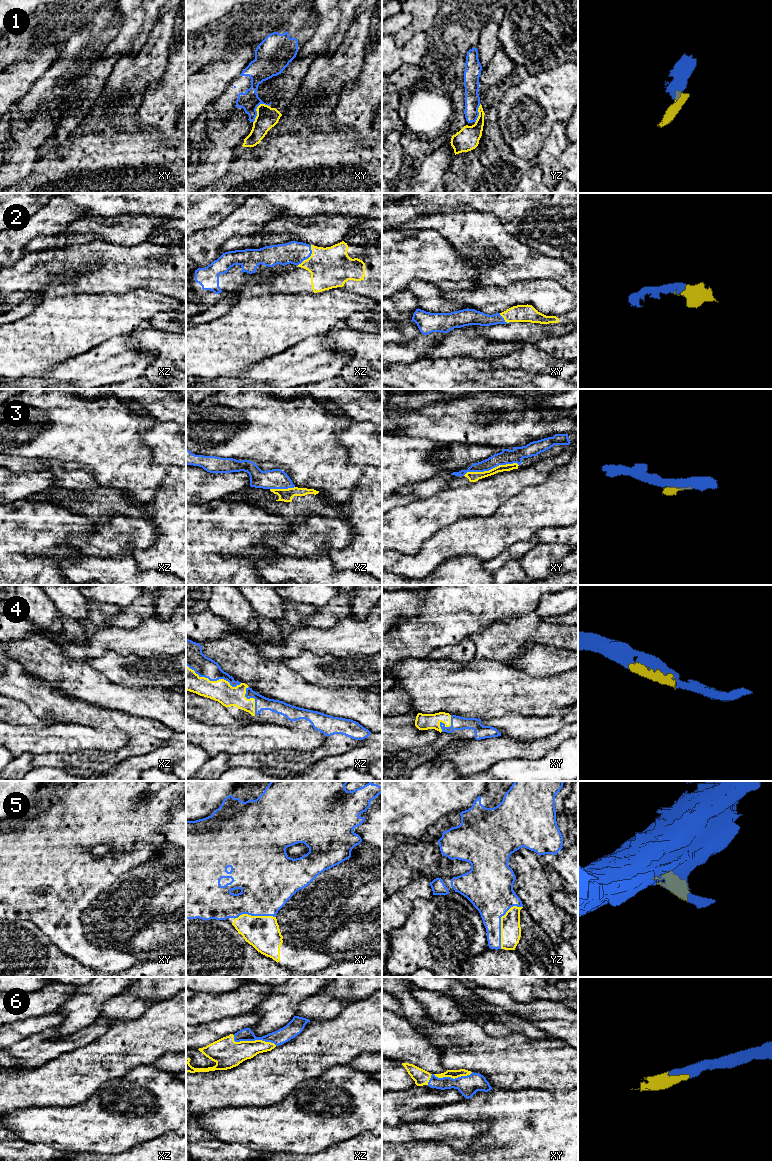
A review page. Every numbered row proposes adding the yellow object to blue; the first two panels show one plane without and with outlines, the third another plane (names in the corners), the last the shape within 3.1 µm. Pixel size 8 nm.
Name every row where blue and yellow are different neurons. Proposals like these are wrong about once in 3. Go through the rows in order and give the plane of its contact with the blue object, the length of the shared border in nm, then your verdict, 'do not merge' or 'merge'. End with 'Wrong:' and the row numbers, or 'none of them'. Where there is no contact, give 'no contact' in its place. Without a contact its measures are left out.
1: contact in xy; length 190 nm; do not merge
2: contact in xz; length 200 nm; merge
3: contact in xy; length 460 nm; do not merge
4: contact in xz; length 480 nm; merge
5: contact in yz; length 380 nm; merge
6: contact in xy; length 380 nm; merge
Wrong: 1, 3

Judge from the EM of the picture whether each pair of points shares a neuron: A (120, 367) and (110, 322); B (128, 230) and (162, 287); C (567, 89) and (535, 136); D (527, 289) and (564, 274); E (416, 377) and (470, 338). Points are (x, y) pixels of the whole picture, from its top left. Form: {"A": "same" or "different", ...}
{"A": "different", "B": "different", "C": "same", "D": "different", "E": "different"}

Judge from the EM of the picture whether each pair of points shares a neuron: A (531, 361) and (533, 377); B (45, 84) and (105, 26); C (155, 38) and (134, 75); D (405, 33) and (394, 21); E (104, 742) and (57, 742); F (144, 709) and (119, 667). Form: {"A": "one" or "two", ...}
{"A": "two", "B": "one", "C": "one", "D": "two", "E": "one", "F": "two"}

